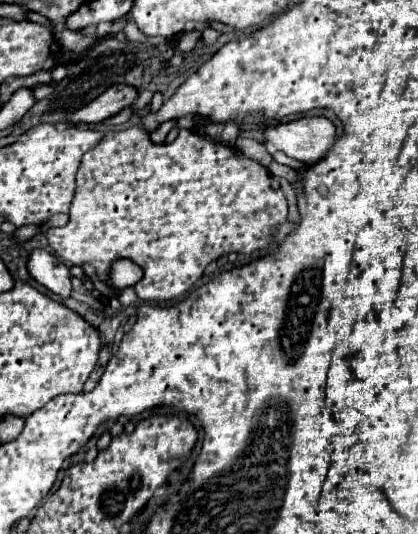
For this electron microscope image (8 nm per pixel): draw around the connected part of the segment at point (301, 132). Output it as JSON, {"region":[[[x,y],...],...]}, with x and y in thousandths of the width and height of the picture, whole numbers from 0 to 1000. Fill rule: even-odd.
{"region":[[[751,217],[641,236],[632,255],[641,270],[675,281],[684,292],[727,307],[751,307],[775,296],[804,266],[804,236],[780,217]]]}

